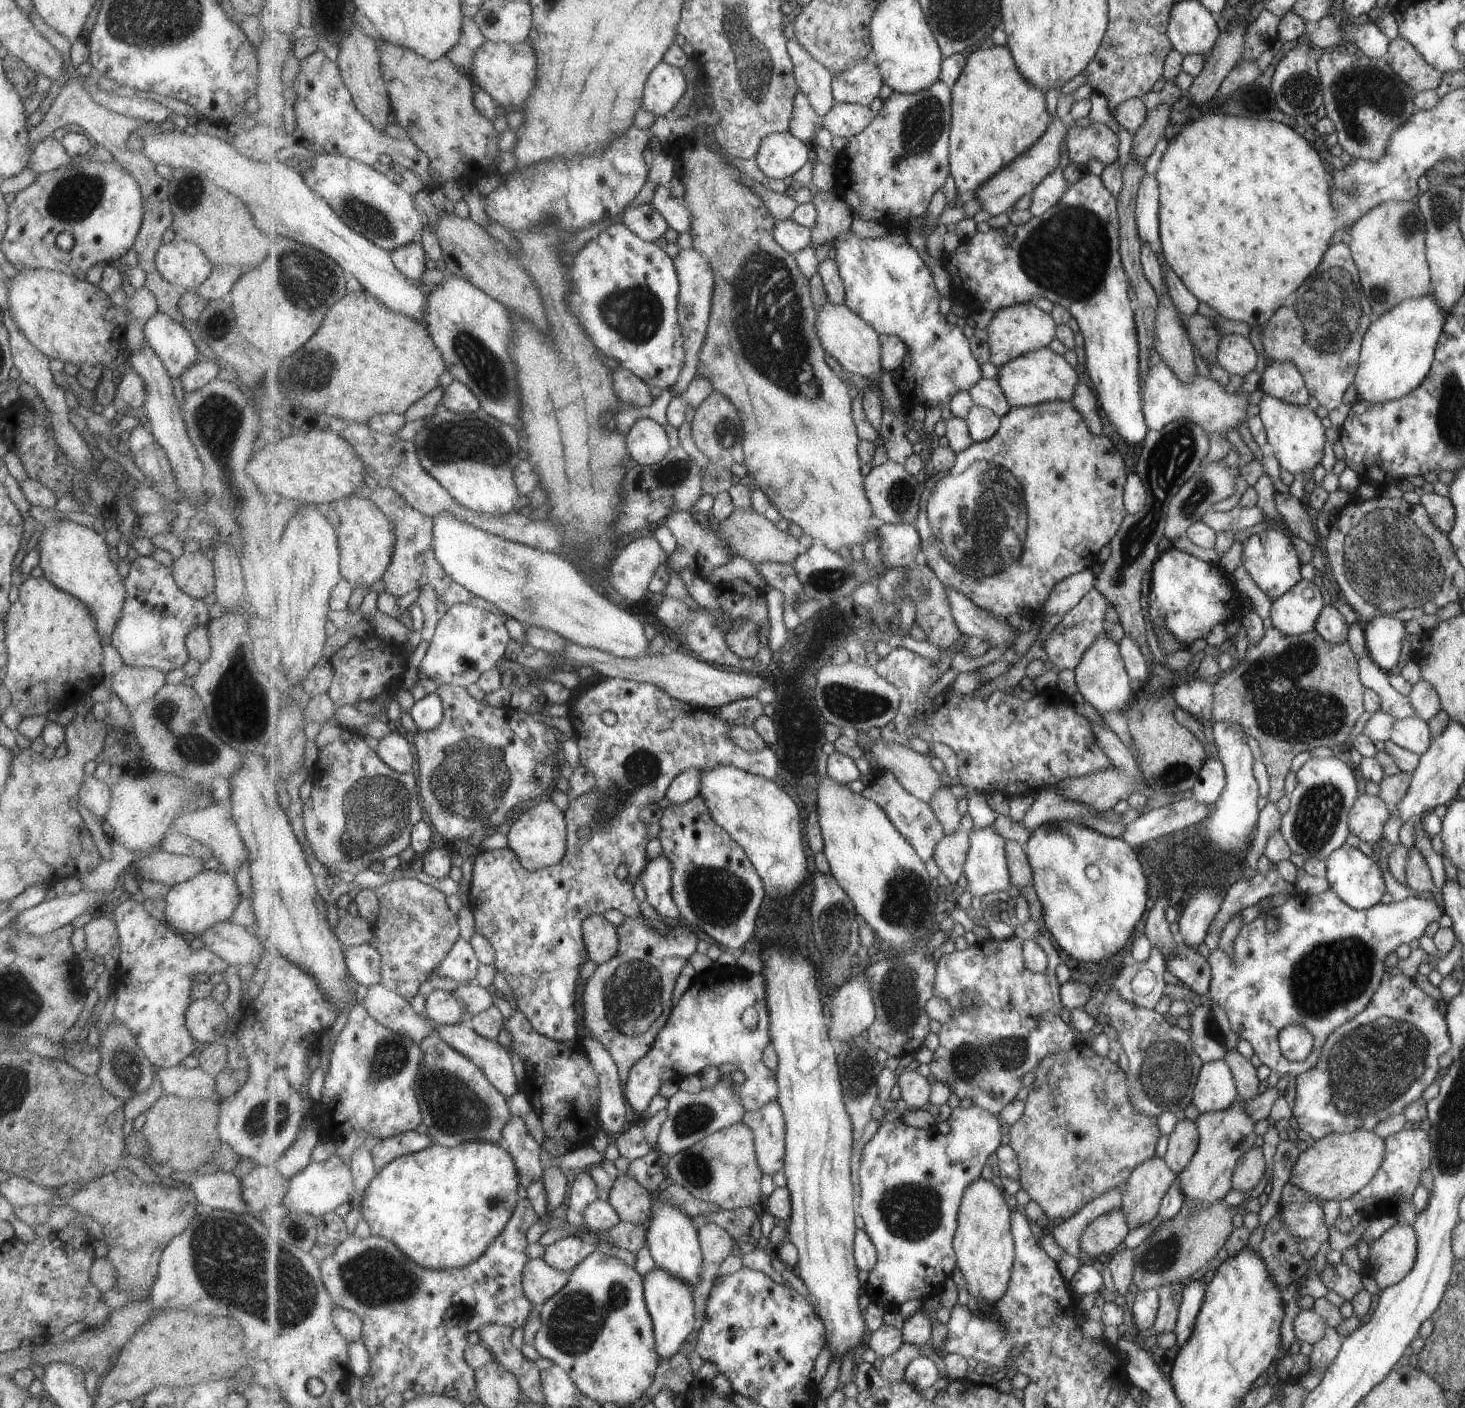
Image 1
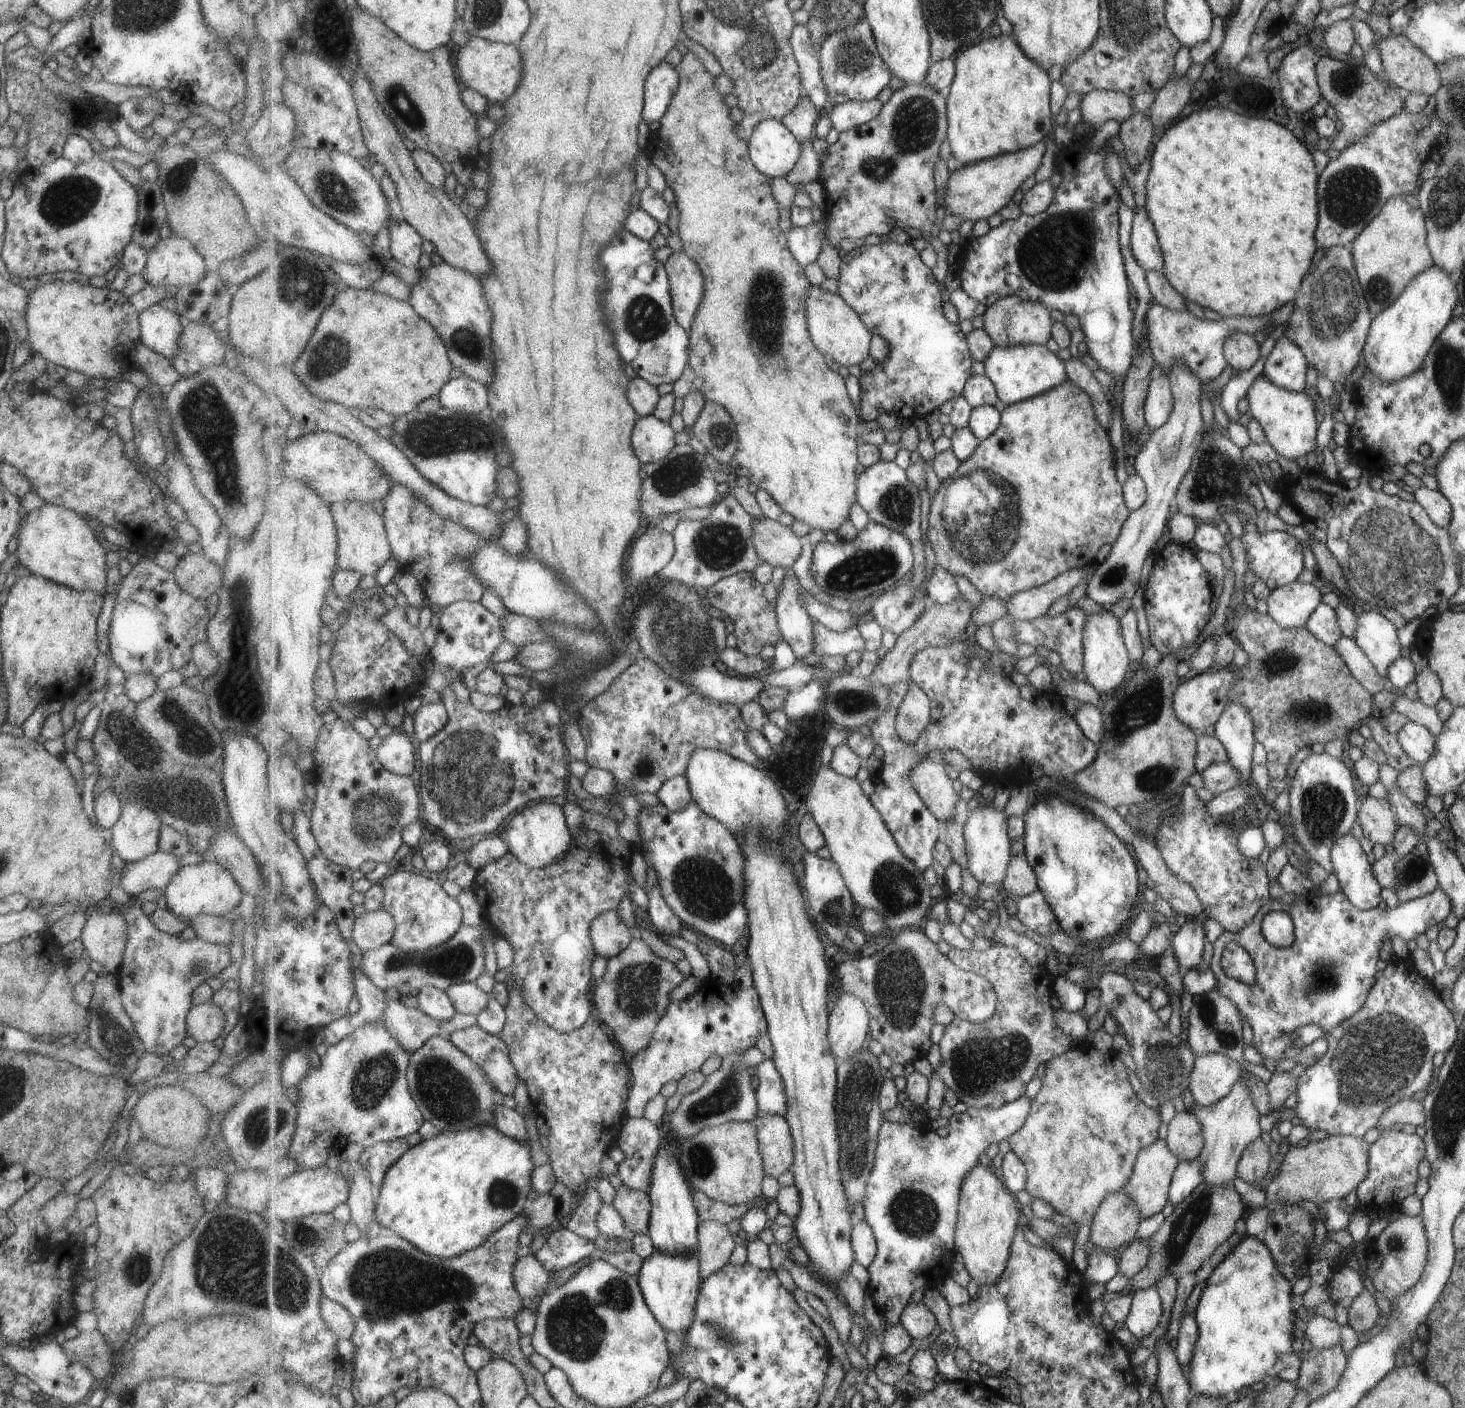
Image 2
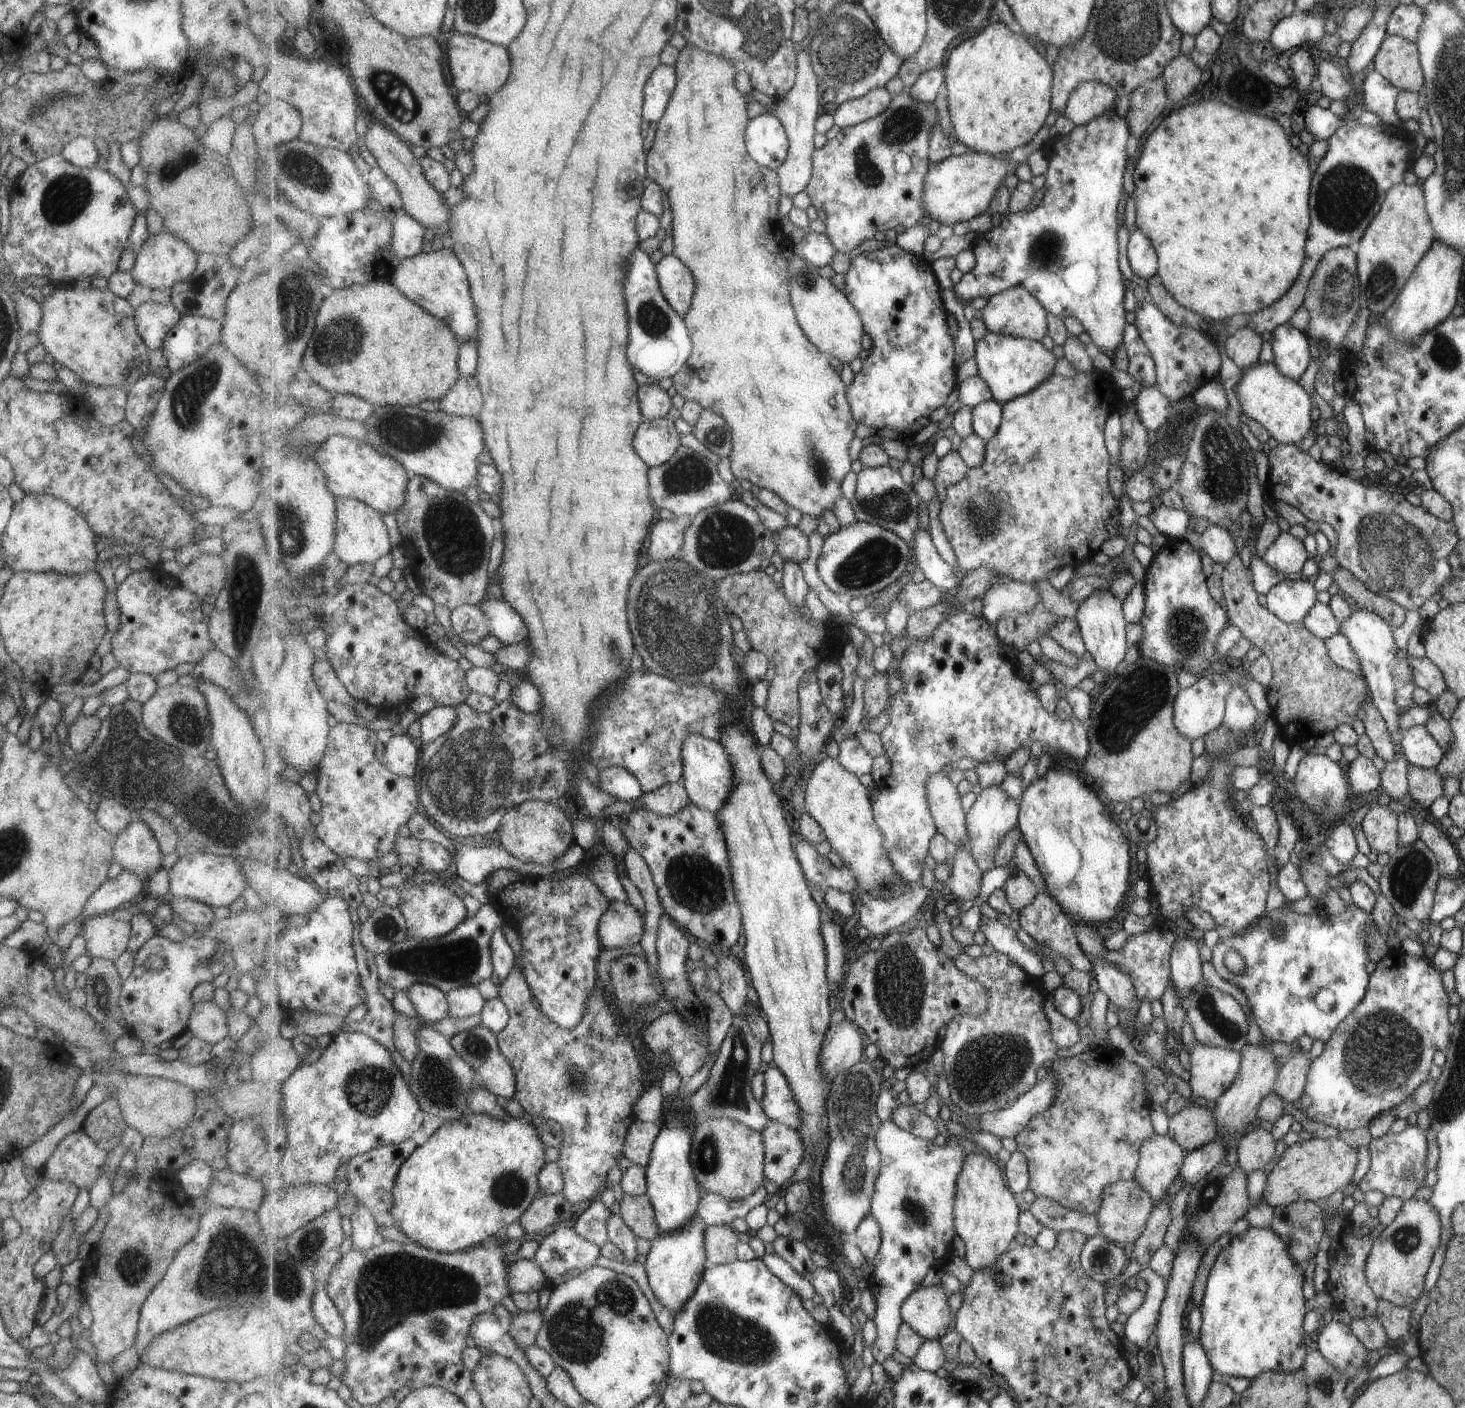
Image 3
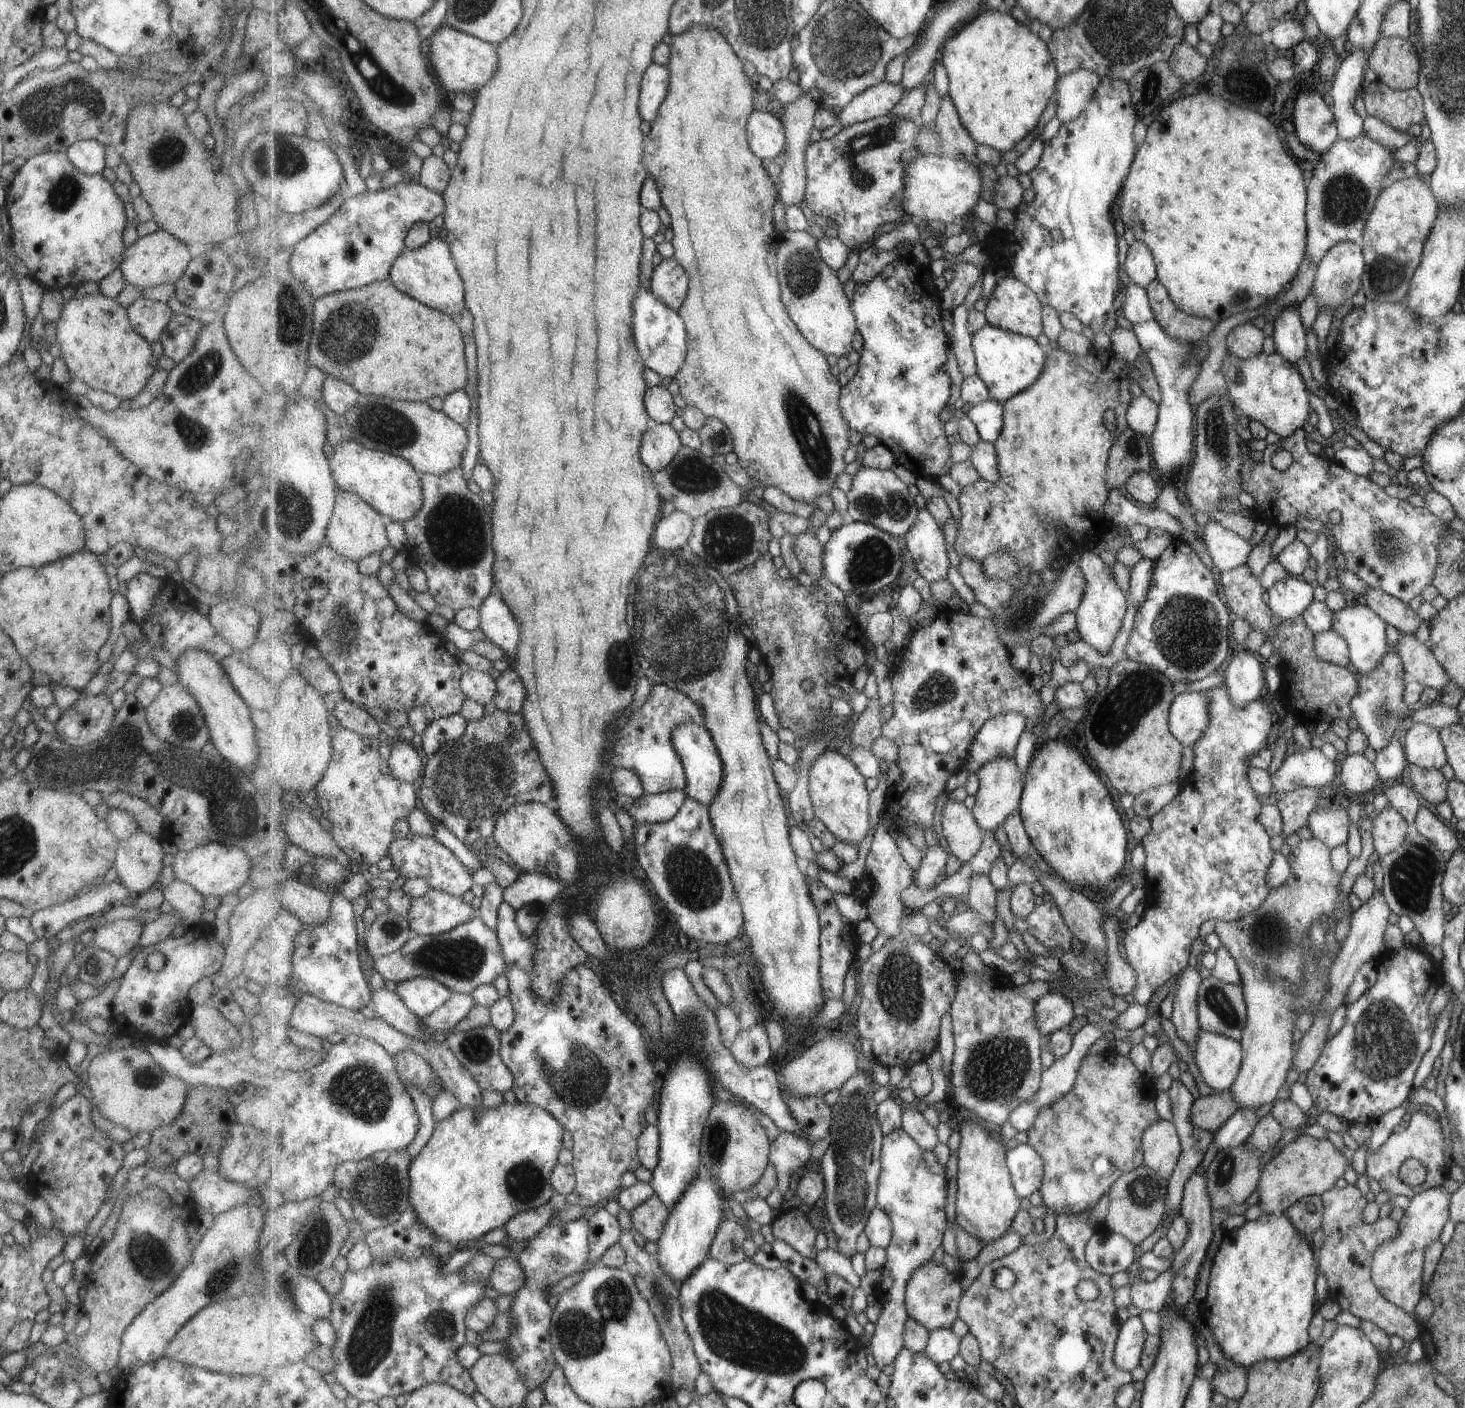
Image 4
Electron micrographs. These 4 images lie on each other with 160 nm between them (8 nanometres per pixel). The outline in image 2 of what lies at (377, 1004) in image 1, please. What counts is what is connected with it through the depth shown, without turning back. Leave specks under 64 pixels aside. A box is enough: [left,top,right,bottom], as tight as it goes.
[385,998,448,1053]

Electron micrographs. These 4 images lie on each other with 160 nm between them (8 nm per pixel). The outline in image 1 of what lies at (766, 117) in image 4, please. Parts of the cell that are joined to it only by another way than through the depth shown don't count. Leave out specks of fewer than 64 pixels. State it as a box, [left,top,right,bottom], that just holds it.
[755,131,813,180]

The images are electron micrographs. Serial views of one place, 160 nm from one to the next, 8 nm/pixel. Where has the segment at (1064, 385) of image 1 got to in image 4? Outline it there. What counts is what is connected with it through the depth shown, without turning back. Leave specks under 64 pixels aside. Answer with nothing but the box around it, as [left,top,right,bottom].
[969,308,1047,404]

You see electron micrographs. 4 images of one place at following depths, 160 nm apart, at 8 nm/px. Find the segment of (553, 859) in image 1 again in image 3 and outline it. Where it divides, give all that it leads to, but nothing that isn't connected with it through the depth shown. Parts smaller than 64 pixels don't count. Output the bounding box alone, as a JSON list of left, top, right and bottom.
[498,801,575,863]

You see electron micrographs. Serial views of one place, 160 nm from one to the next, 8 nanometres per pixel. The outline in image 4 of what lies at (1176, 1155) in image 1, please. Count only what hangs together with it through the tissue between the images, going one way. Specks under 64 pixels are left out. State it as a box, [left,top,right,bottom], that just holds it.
[1190,1089,1238,1133]

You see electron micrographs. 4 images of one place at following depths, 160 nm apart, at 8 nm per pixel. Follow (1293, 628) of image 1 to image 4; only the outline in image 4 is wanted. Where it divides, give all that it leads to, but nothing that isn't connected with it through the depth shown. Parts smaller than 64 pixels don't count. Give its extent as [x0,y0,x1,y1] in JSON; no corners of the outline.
[1267,576,1314,621]

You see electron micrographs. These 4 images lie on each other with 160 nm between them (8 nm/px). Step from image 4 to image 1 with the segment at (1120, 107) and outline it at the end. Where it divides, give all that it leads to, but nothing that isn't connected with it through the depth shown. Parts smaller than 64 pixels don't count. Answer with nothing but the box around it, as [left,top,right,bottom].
[943,173,1148,446]

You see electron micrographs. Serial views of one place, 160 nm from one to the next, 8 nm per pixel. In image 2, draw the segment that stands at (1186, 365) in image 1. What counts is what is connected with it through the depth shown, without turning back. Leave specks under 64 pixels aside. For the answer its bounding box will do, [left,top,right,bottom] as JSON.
[1085,364,1203,607]

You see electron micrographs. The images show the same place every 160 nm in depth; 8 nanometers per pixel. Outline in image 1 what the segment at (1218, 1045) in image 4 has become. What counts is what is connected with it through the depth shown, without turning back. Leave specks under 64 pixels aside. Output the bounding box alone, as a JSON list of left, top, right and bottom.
[1192,1059,1237,1113]

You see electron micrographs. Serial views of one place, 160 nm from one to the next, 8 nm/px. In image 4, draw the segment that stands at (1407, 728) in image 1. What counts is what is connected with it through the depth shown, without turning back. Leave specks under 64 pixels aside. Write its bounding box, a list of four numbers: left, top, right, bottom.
[1403,723,1445,770]

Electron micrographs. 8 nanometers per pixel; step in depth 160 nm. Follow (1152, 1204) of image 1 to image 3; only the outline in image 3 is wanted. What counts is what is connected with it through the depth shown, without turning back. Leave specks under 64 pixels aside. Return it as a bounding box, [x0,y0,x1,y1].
[1133,1133,1186,1205]

